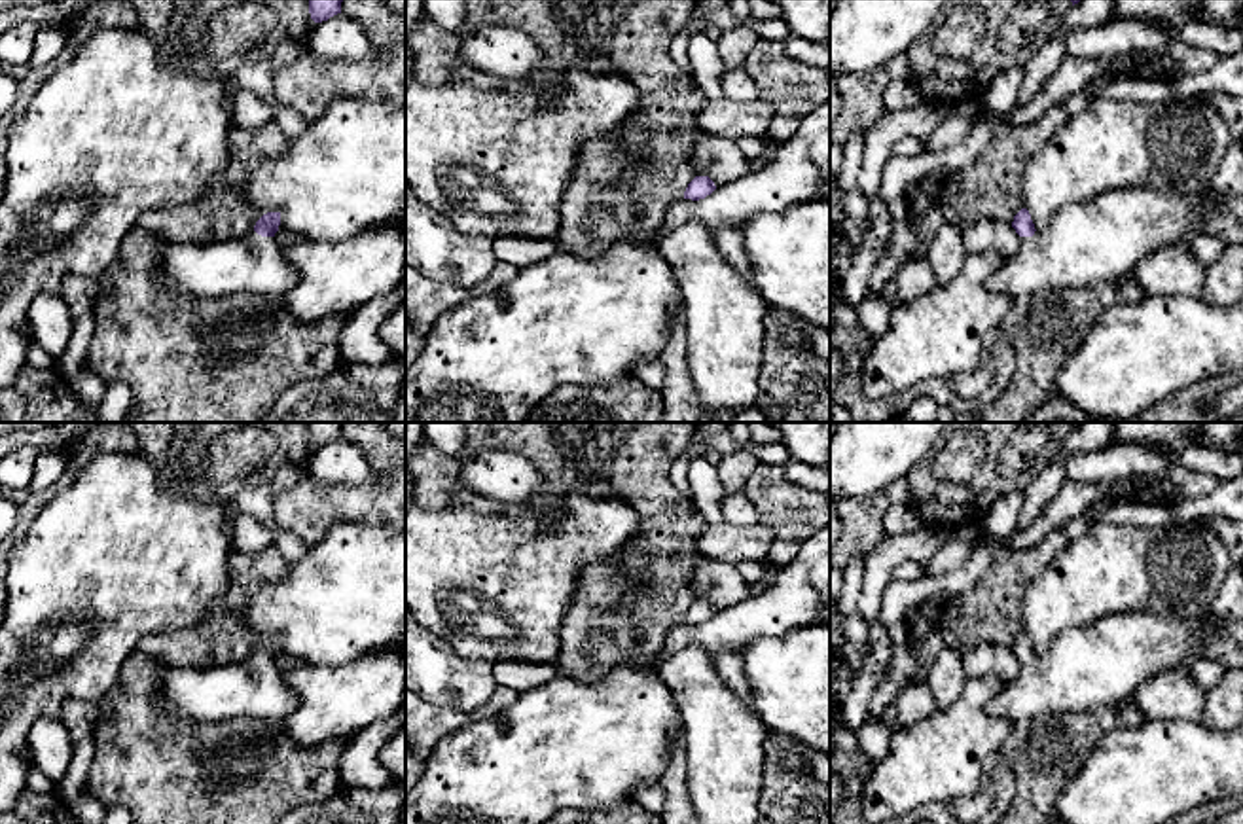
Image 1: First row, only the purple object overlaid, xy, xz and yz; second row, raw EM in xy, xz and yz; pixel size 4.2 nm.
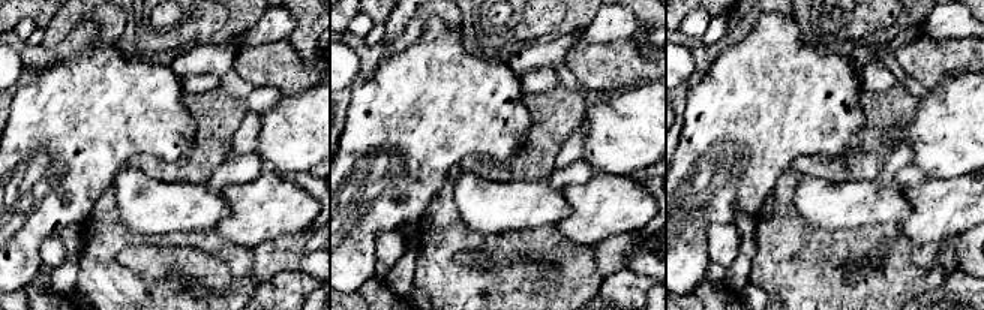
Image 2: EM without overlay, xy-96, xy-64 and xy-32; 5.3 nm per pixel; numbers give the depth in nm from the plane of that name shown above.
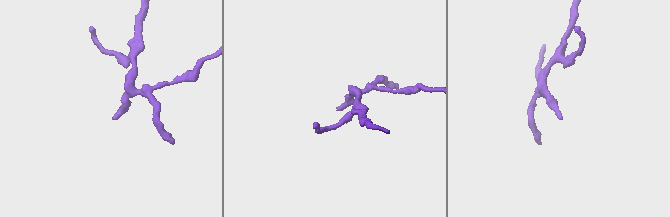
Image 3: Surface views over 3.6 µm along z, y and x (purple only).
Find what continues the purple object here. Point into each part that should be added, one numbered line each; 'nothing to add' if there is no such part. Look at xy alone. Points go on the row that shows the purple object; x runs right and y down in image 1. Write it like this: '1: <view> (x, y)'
1: xy (252, 266)

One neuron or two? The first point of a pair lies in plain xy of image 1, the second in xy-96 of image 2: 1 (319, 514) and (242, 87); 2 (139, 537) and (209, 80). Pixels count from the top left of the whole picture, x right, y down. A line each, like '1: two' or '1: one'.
1: two
2: two

